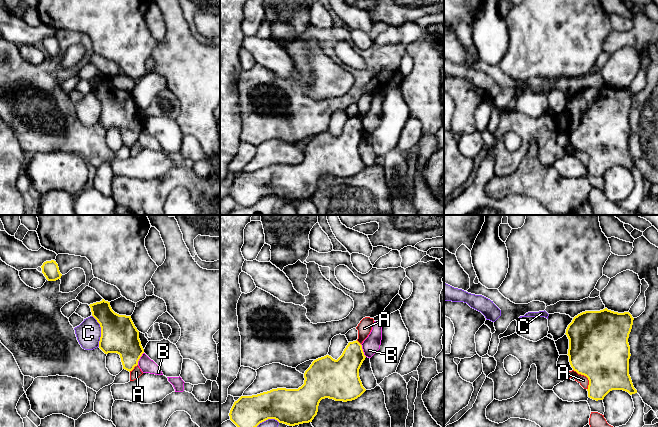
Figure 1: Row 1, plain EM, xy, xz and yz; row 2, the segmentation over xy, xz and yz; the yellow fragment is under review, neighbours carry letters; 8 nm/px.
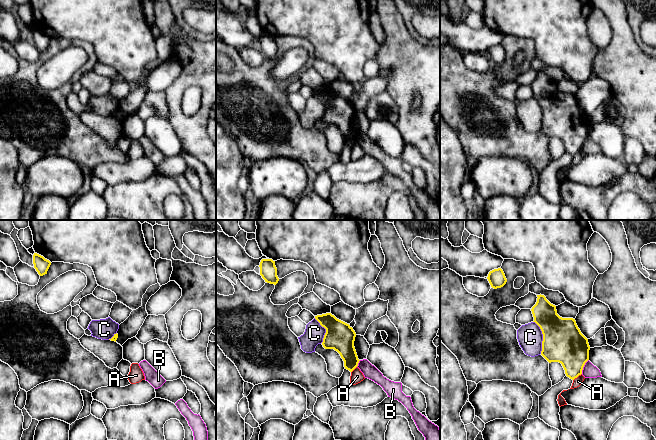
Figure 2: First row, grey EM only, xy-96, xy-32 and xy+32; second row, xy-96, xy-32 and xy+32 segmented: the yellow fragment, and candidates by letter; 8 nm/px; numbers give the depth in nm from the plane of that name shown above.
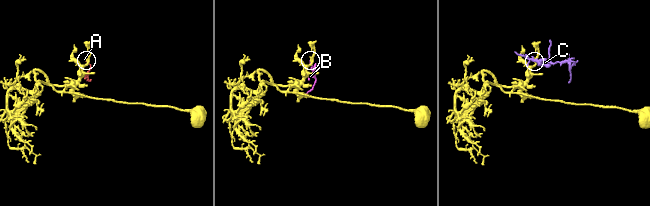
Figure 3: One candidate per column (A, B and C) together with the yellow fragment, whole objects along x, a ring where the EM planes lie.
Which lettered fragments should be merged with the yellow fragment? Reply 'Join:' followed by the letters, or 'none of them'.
Join: none of them

